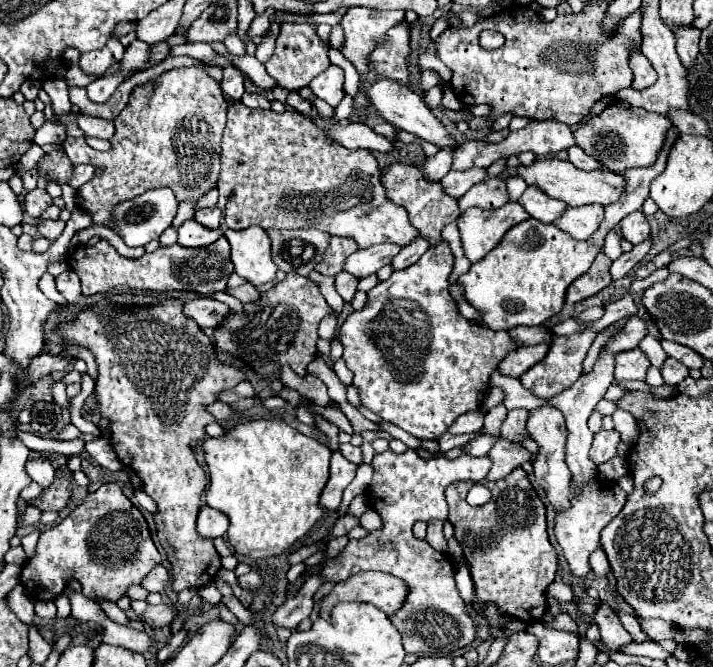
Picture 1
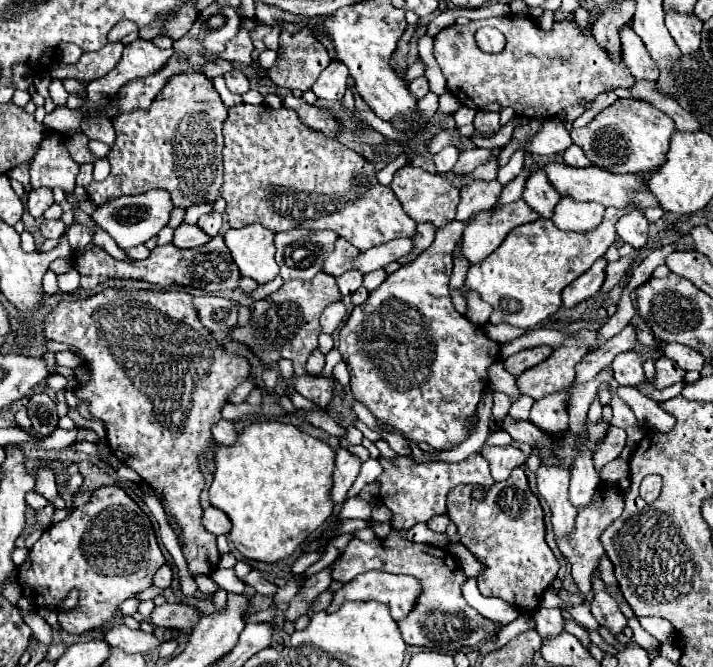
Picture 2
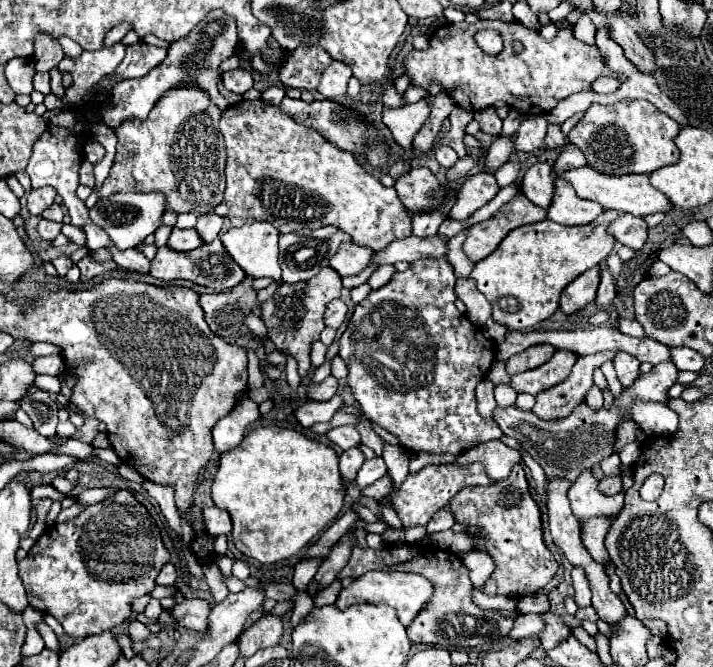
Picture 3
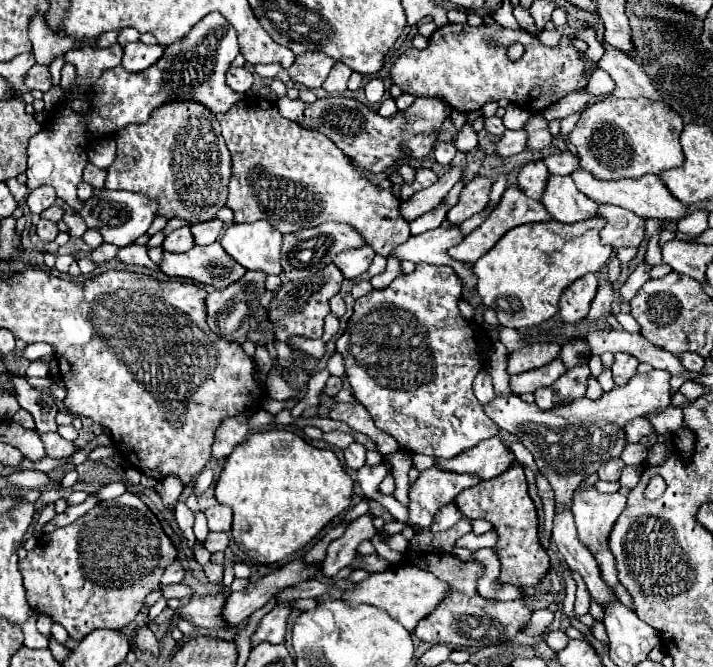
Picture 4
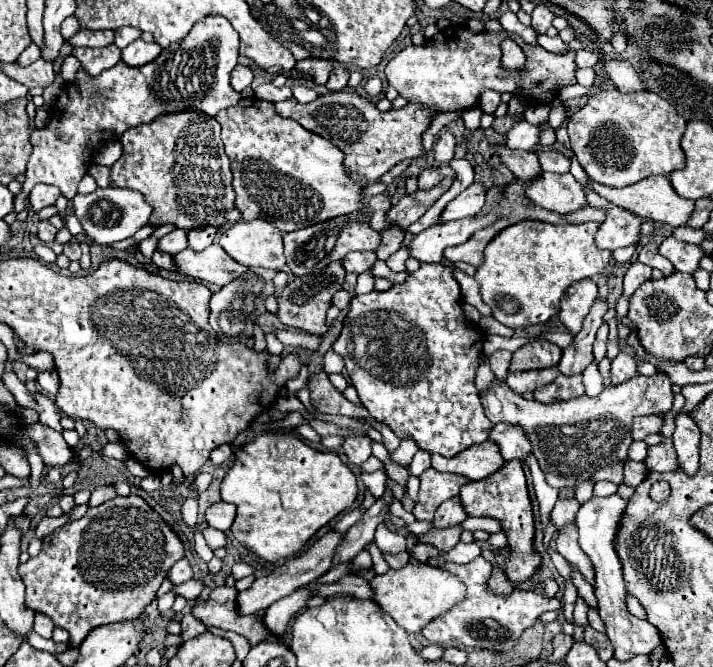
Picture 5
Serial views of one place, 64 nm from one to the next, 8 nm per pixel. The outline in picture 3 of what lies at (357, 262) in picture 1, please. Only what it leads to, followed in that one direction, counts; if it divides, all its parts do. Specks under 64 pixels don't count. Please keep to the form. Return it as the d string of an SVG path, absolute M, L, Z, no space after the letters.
M410 236L404 240L394 240L388 244L388 248L374 252L370 264L372 266L382 266L382 264L394 264L398 260L404 262L414 262L420 258L440 258L446 256L448 252L448 242L446 238L432 236L432 238L418 238Z

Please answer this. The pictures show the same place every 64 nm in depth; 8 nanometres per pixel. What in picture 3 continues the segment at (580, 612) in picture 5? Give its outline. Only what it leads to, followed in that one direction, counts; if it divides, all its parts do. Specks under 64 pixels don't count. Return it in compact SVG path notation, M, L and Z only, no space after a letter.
M574 568L572 570L572 586L576 590L576 604L578 608L588 608L590 606L590 584L588 578L584 576L584 568Z

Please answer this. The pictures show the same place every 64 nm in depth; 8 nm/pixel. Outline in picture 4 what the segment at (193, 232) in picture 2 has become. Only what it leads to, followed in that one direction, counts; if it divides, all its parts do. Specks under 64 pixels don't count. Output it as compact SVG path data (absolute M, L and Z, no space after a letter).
M180 228L180 230L174 230L172 234L166 236L162 248L168 250L168 252L188 252L196 242L192 240L192 232L190 228Z

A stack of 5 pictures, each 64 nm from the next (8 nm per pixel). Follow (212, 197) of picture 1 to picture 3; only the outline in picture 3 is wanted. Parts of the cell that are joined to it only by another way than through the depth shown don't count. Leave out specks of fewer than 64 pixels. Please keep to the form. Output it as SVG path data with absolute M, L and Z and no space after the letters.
M191 210L190 212L187 212L187 213L182 213L178 215L178 218L174 227L178 227L182 229L193 228L197 223L197 219L198 217L196 215L196 212L194 212L194 210Z

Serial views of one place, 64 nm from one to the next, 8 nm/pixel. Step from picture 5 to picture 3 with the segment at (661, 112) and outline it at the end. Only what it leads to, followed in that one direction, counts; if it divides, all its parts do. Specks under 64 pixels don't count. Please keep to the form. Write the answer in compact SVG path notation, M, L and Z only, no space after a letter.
M620 100L612 106L592 104L584 118L570 130L568 138L578 146L588 166L598 172L622 176L622 174L652 174L654 170L674 164L678 160L674 138L680 132L680 124L668 114L660 112L648 100Z

